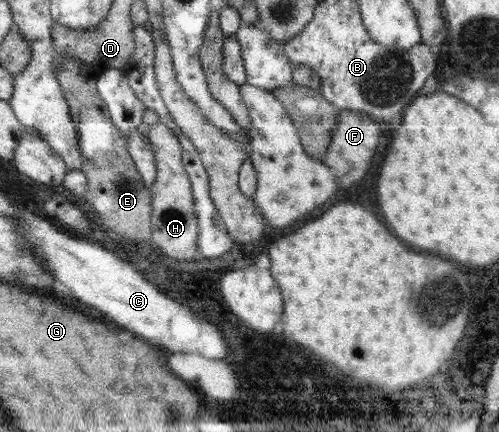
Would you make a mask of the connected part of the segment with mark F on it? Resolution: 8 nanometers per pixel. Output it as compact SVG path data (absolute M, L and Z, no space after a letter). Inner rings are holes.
M338 109L337 120L333 131L330 132L330 142L326 146L326 153L322 163L329 167L331 175L335 177L335 183L339 187L349 187L353 181L361 179L365 169L369 167L369 161L375 155L375 149L379 145L378 122L369 119L365 113L349 111L349 109Z

